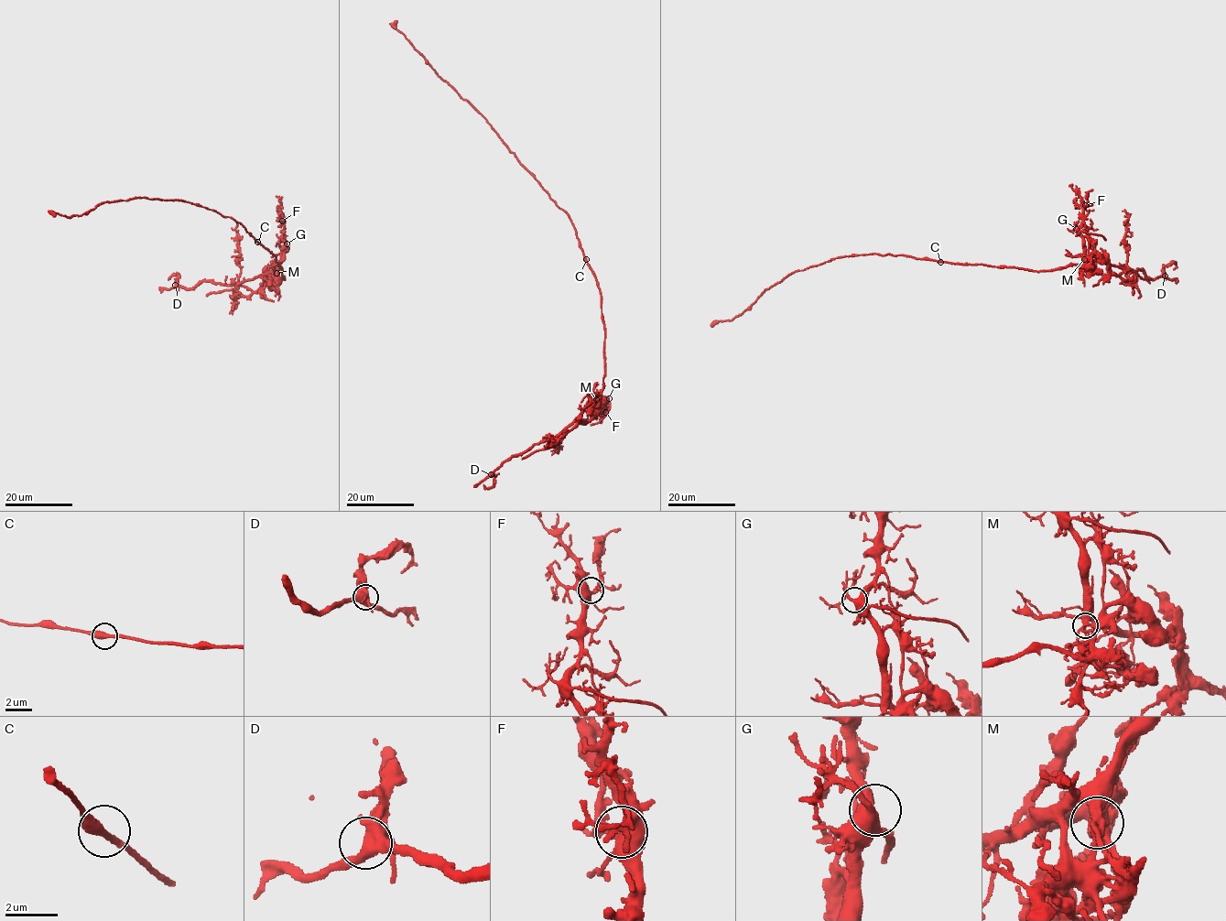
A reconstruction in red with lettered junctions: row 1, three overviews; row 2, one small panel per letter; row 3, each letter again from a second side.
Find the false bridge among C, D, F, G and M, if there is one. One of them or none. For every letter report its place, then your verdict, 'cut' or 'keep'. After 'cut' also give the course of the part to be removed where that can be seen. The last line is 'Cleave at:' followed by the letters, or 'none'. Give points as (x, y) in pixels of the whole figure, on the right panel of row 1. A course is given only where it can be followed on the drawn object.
C: place (940, 262); keep
D: place (1165, 276); keep
F: place (1085, 205); keep
G: place (1076, 229); keep
M: place (1084, 259); cut; course (1083, 258), (1129, 272), (1139, 269), (1154, 280), (1166, 265), (1174, 263), (1173, 269)
Cleave at: M

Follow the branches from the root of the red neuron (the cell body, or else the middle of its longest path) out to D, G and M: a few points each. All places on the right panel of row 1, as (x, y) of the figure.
D: (941, 260), (1036, 271), (1083, 265), (1087, 259), (1108, 262), (1129, 272), (1139, 269), (1152, 279), (1165, 276)
G: (941, 260), (1036, 271), (1061, 269), (1079, 265), (1083, 258), (1083, 242), (1076, 229)
M: (941, 260), (1036, 271), (1078, 265), (1083, 258)

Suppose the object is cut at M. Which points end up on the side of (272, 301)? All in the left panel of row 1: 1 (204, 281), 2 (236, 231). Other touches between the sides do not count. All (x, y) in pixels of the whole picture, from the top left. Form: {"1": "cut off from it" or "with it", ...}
{"1": "cut off from it", "2": "cut off from it"}

